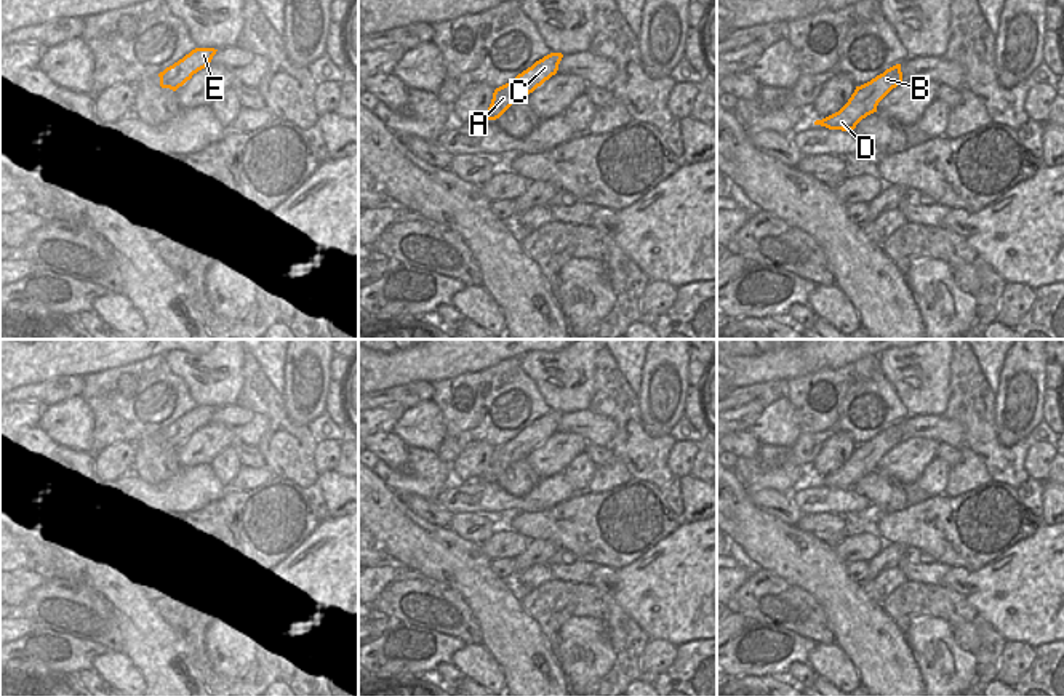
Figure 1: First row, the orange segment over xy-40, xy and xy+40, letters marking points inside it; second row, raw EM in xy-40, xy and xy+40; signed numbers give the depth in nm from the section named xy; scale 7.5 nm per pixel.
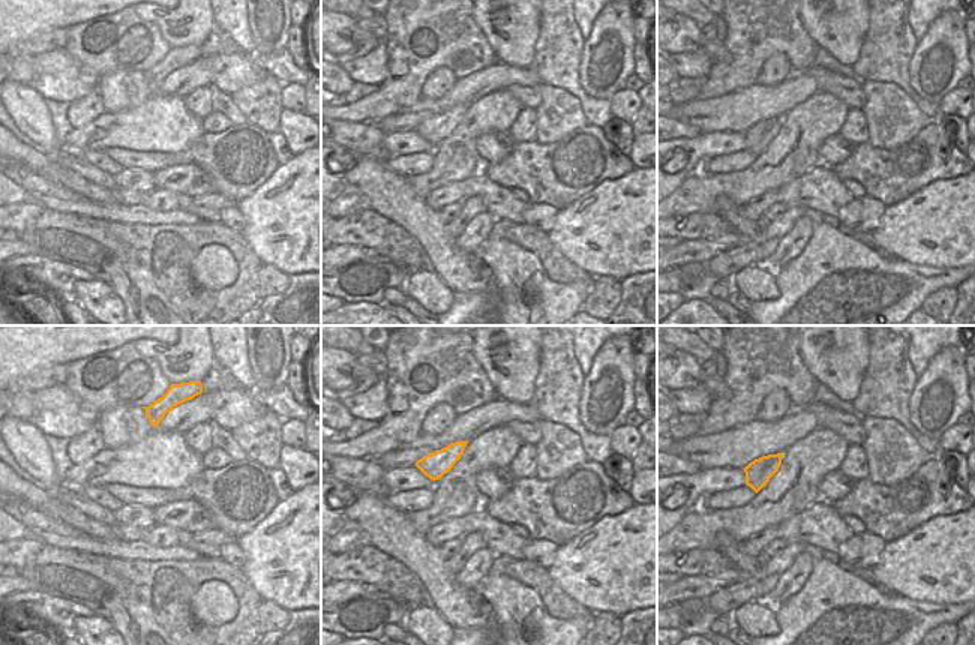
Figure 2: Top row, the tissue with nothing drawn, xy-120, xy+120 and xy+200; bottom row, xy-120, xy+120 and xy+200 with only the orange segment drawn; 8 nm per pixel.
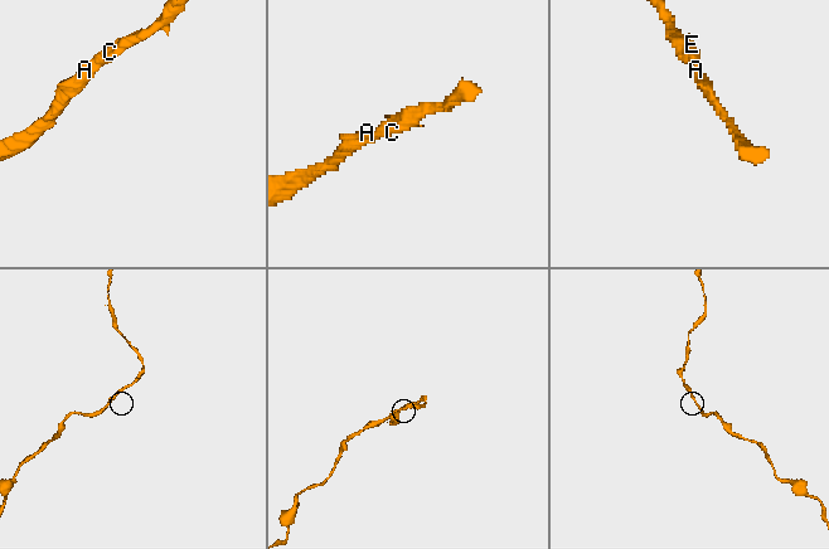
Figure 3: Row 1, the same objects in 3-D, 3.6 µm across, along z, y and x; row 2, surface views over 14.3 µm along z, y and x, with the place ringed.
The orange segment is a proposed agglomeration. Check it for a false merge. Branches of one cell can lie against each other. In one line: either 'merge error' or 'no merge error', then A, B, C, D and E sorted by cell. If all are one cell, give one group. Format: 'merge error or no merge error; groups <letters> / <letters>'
no merge error; groups A B C D E

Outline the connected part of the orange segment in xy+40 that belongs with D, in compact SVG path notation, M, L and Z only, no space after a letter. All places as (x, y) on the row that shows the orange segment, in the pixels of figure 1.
M896 64L870 82L856 86L848 102L838 112L822 120L816 120L814 125L842 131L854 130L862 118L877 112L878 102L901 82L901 64Z

